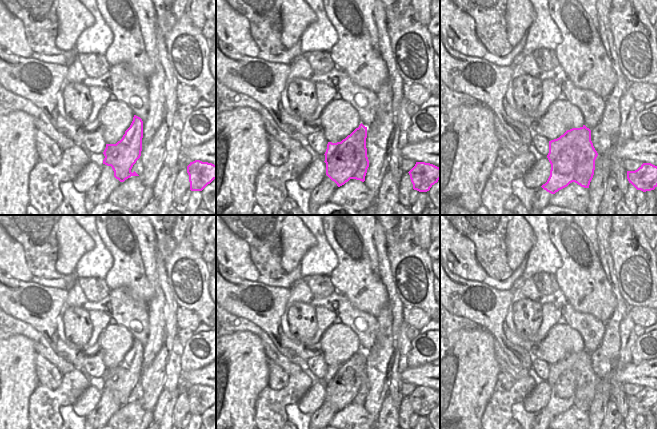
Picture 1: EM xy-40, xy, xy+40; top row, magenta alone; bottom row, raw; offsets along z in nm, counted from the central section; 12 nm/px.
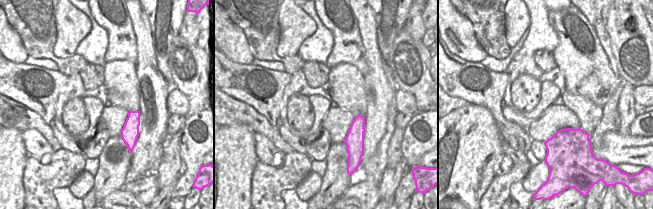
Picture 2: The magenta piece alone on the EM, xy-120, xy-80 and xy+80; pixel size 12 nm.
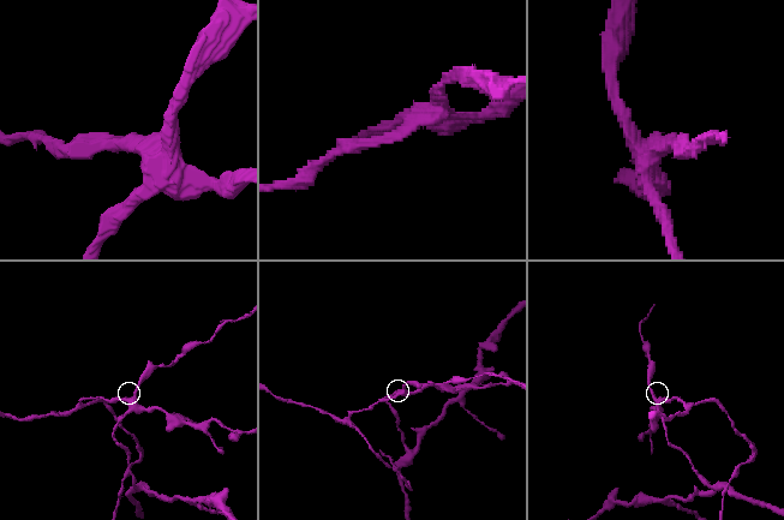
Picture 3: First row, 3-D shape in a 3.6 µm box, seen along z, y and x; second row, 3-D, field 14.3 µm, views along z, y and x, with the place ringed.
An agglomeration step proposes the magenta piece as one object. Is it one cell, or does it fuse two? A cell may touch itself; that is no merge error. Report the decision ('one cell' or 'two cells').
two cells

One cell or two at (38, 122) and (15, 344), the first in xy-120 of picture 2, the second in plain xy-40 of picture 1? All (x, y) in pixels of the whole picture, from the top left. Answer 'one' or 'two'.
two

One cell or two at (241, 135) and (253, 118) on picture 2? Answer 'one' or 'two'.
two

